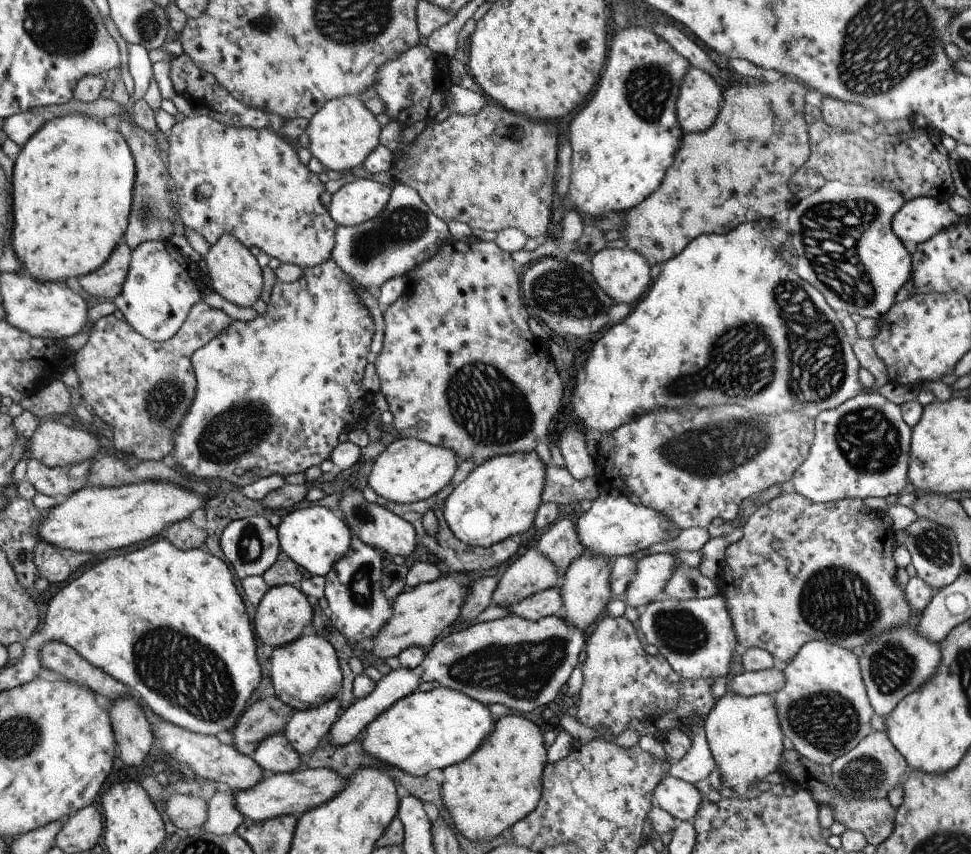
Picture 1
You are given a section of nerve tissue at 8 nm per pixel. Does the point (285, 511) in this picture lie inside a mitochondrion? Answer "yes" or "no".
no

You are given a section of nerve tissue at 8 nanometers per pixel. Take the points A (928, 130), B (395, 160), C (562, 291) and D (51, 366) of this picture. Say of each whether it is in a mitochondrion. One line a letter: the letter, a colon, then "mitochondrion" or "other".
A: other
B: other
C: mitochondrion
D: other

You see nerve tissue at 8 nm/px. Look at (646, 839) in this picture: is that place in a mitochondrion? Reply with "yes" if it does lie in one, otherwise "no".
no

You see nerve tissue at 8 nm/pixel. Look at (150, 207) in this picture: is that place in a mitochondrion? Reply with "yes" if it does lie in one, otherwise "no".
yes

